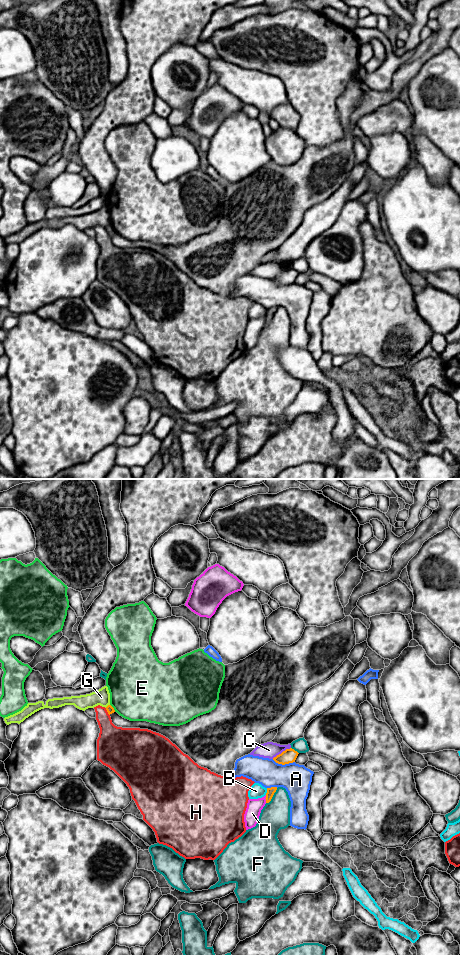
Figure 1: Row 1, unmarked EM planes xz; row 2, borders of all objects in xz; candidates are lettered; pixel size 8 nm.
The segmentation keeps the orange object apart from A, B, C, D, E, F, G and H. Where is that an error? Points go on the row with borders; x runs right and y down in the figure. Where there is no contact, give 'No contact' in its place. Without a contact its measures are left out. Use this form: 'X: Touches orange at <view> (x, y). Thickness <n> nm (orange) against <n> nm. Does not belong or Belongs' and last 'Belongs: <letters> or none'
A: Touches orange at xz (283, 764). Thickness 110 nm (orange) against 240 nm. Does not belong
B: Touches orange at xz (267, 791). Thickness 60 nm (orange) against 120 nm. Does not belong
C: Touches orange at xz (282, 752). Thickness 110 nm (orange) against 130 nm. Does not belong
D: Touches orange at xz (265, 798). Thickness 60 nm (orange) against 130 nm. Does not belong
E: Touches orange at xz (113, 708). Thickness 60 nm (orange) against 480 nm. Does not belong
F: Touches orange at xz (272, 796). Thickness 60 nm (orange) against 240 nm. Does not belong
G: Touches orange at xz (108, 705). Thickness 60 nm (orange) against 130 nm. Does not belong
H: Touches orange at xz (107, 711). Thickness 60 nm (orange) against 240 nm. Does not belong
Belongs: none

